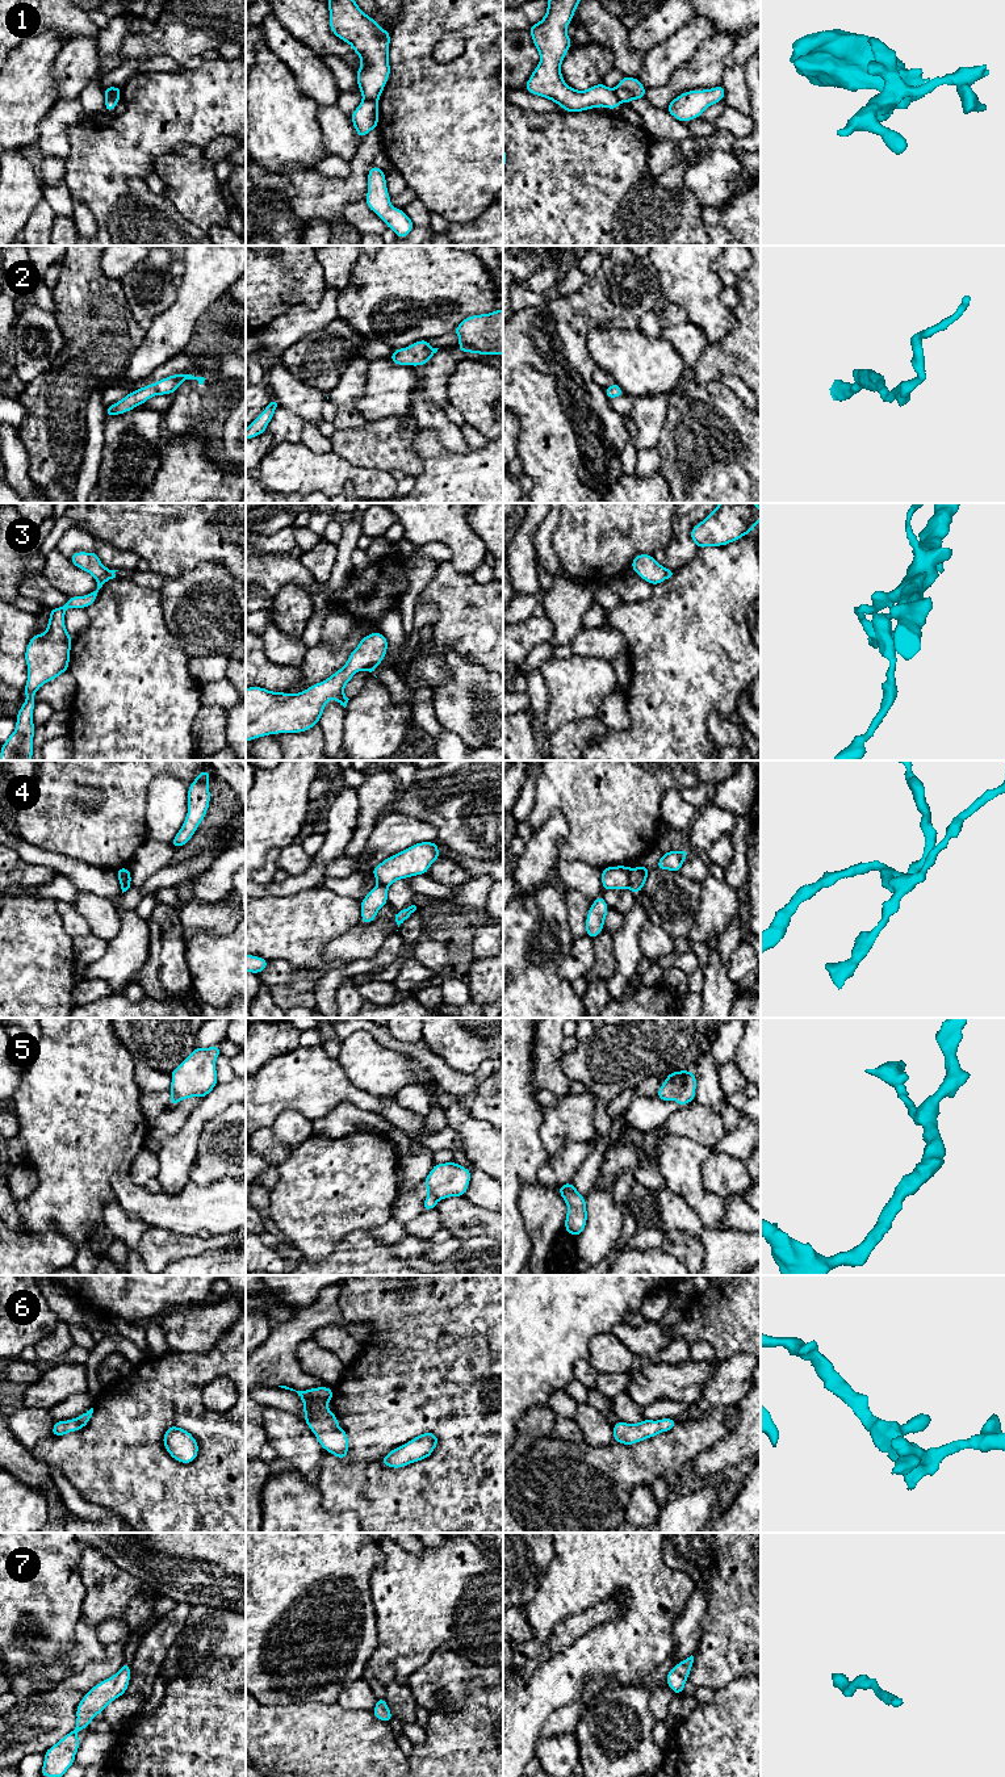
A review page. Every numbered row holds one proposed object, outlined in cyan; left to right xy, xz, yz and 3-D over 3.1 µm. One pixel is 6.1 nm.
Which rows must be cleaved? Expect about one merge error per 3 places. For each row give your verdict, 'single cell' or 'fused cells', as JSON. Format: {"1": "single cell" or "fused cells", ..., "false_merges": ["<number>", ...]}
{"1": "fused cells", "2": "single cell", "3": "fused cells", "4": "fused cells", "5": "fused cells", "6": "single cell", "7": "single cell", "false_merges": ["1", "3", "4", "5"]}

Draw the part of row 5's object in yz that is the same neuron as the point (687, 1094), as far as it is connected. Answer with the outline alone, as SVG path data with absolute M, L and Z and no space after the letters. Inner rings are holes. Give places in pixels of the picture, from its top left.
M687 1070L686 1082L679 1093L679 1097L677 1099L678 1106L686 1106L687 1103L695 1101L695 1090L696 1090L696 1076Z

